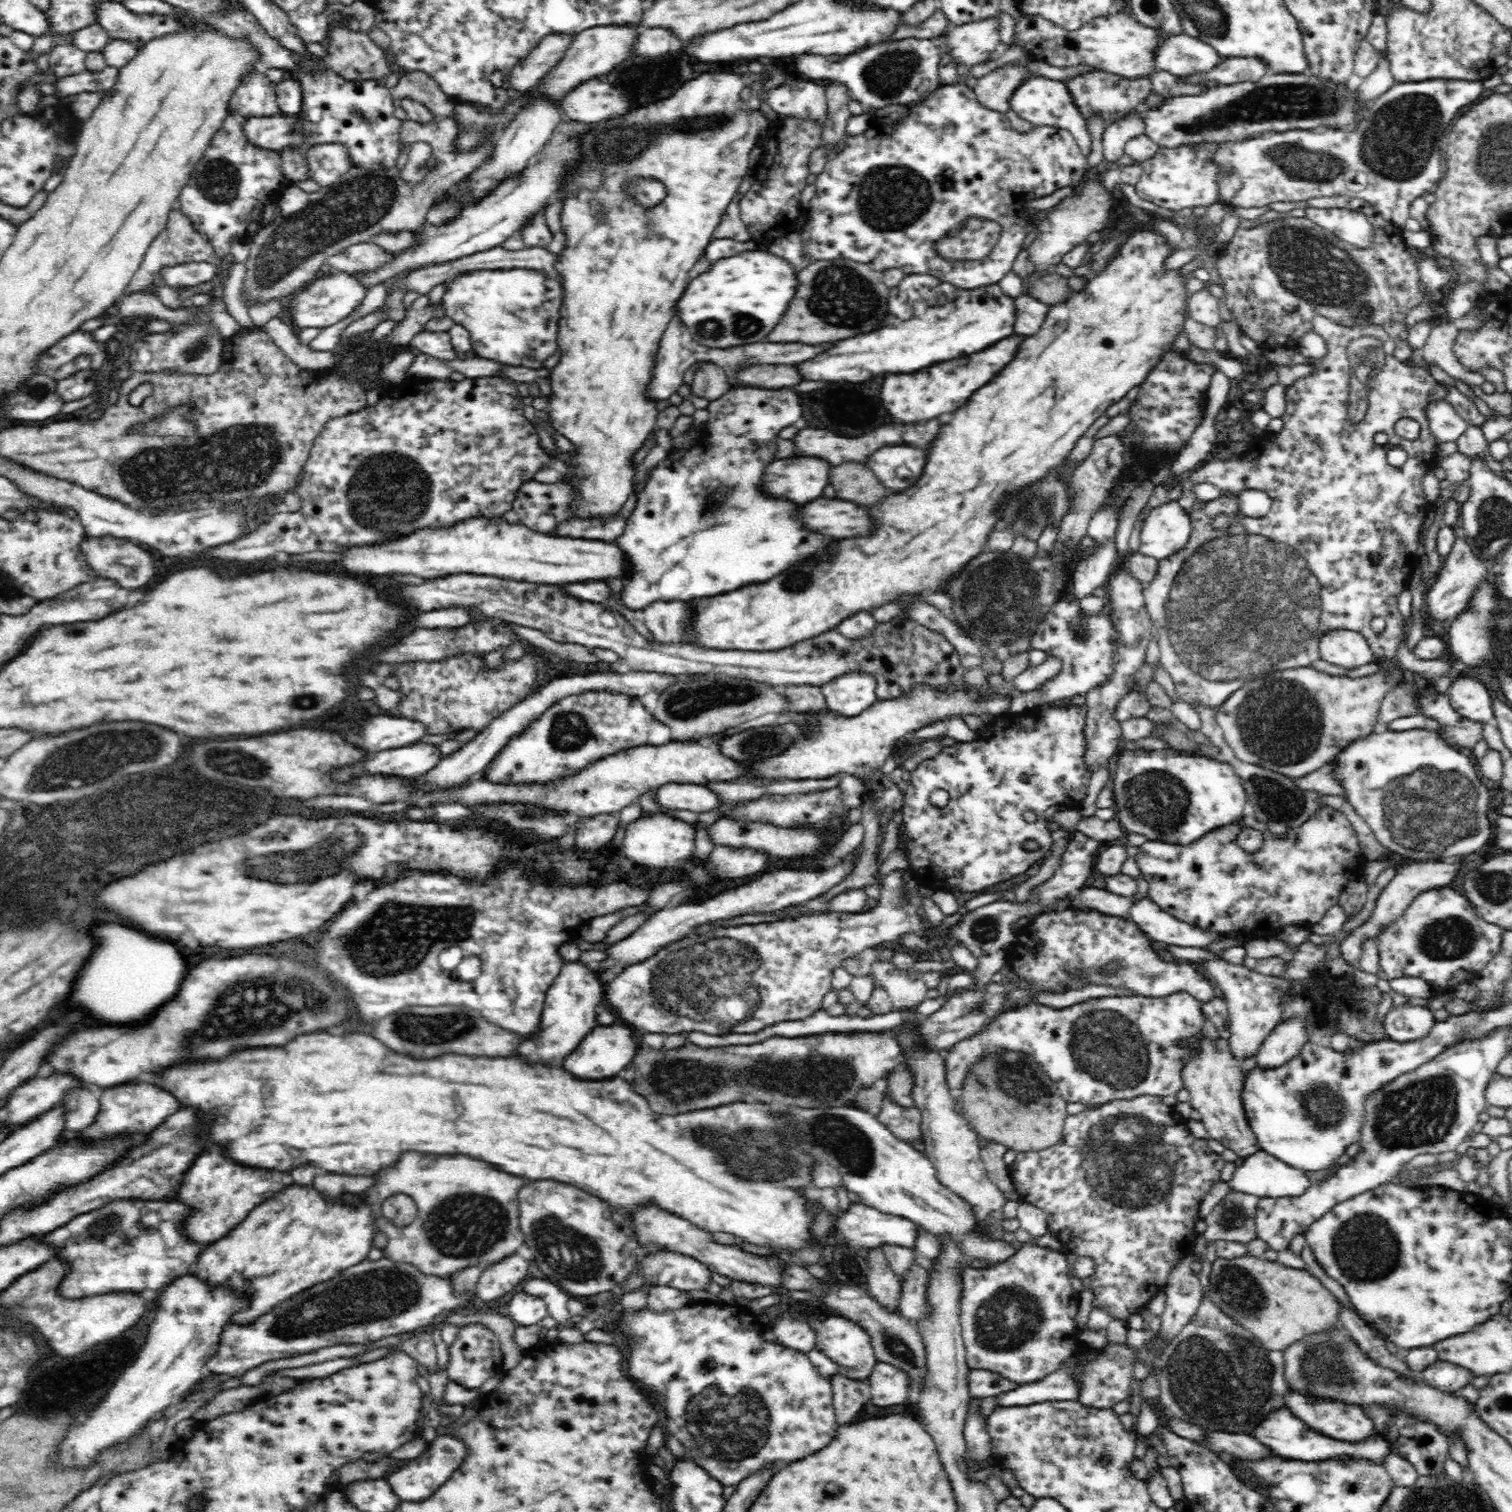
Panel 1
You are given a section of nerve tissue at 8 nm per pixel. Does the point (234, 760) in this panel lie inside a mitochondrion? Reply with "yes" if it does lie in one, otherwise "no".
yes

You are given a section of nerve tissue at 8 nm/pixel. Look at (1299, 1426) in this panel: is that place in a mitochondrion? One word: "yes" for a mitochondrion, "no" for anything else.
no

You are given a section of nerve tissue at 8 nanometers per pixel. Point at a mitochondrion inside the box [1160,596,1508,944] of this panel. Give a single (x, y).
(1428, 809)

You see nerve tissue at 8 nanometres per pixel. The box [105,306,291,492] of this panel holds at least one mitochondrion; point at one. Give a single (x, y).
(200, 348)

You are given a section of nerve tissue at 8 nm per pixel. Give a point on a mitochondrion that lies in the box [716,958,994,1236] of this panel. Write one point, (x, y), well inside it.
(853, 1147)

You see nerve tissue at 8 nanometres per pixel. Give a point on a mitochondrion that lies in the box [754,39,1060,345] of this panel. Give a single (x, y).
(892, 197)

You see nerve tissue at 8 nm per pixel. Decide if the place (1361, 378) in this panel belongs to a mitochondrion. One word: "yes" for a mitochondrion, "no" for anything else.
yes

